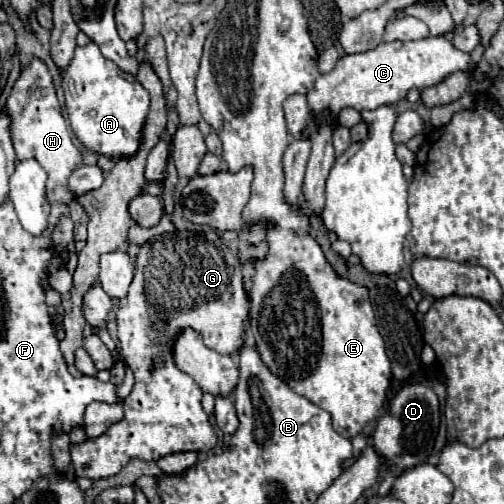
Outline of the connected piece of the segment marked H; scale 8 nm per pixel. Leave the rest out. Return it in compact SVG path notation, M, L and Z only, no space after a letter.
M33 58L21 70L21 76L17 78L11 92L29 92L27 102L19 100L19 96L15 94L13 98L7 98L7 104L5 104L5 110L11 118L9 130L11 130L11 136L13 136L13 148L17 152L17 160L35 158L47 170L49 200L59 202L59 204L69 204L73 200L73 194L67 188L67 180L81 166L83 148L77 146L75 134L67 126L65 118L61 114L61 106L59 106L59 100L55 96L53 78L51 78L51 72L49 72L47 64L41 58Z

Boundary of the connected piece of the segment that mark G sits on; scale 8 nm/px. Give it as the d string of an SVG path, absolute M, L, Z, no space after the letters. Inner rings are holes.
M171 232L155 236L137 250L137 270L129 286L129 294L119 300L117 308L117 334L125 364L133 370L135 384L131 394L123 400L123 420L115 422L107 432L97 438L85 440L85 444L71 444L71 466L77 476L99 480L115 476L129 460L159 460L169 454L197 450L207 452L217 444L209 416L203 412L203 392L197 382L181 372L173 360L173 344L181 330L193 328L203 336L207 348L219 354L235 354L245 344L245 332L249 326L249 298L243 290L241 262L233 250L229 250L217 232Z

